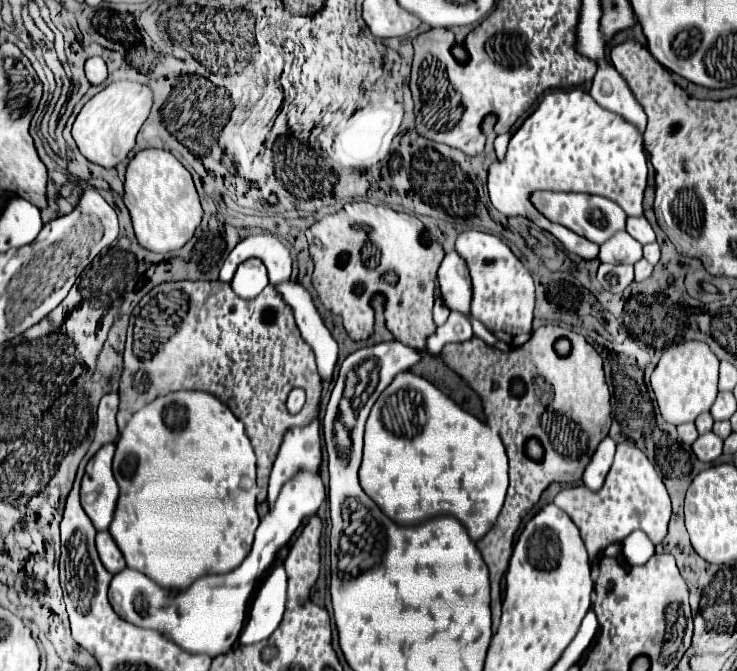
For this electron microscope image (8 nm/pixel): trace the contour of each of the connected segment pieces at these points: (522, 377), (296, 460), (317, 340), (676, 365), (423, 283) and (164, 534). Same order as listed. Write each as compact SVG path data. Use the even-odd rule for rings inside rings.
M542 325L536 329L530 337L528 343L524 343L518 349L512 349L508 353L502 353L494 347L488 347L484 341L478 337L472 337L470 341L464 343L448 343L442 349L442 359L450 369L454 369L460 377L464 377L470 387L480 395L484 403L484 415L486 421L492 429L498 429L500 439L504 441L508 459L510 459L510 487L506 495L506 503L502 507L502 513L492 527L490 533L484 535L482 541L478 541L478 549L490 569L490 583L492 583L492 631L496 631L500 623L500 581L504 577L504 571L508 569L508 559L512 555L512 545L514 545L514 535L520 529L520 521L526 517L526 513L538 503L542 491L550 483L574 483L582 479L582 473L586 465L590 463L598 443L608 435L608 425L610 425L610 391L608 383L604 377L602 369L602 357L598 355L598 361L590 361L590 343L574 331L568 331L560 325ZM566 337L572 343L572 351L566 357L560 357L554 351L554 343ZM528 439L538 439L544 447L544 457L542 461L532 461L524 445Z
M312 423L308 427L292 427L288 433L284 433L284 439L282 439L282 445L280 445L280 451L278 451L278 457L274 461L272 475L270 475L270 487L268 487L270 505L278 497L280 487L286 481L290 481L290 477L294 477L294 473L298 473L302 469L316 473L316 423Z
M288 279L282 285L274 287L284 299L284 303L292 307L302 339L314 351L318 373L322 380L331 381L338 360L338 343L324 325L324 319L320 317L310 291L304 289L296 279Z
M682 341L682 343L670 345L662 353L662 357L650 377L650 383L656 393L660 415L664 417L664 421L668 421L672 425L694 421L700 413L708 412L716 399L718 359L710 351L710 347L702 341Z
M366 201L348 203L338 213L332 213L308 227L306 237L310 257L316 263L312 279L314 289L332 313L342 315L344 329L350 339L362 341L374 333L374 309L370 301L374 295L384 295L386 327L404 345L412 349L426 347L426 339L436 331L432 321L434 283L444 249L438 243L424 243L422 235L424 223L418 217ZM342 253L350 253L350 261L344 267L340 267L338 261ZM356 285L364 287L362 295L354 293Z
M176 391L176 393L168 393L164 397L154 399L152 403L142 407L138 413L134 413L116 443L114 477L120 485L120 499L118 499L118 507L114 513L114 521L110 525L110 535L114 537L116 545L124 553L128 567L142 571L146 577L150 577L154 583L162 585L164 589L182 591L182 589L188 589L198 577L210 575L210 571L212 573L228 573L228 571L236 569L244 561L244 557L250 553L250 547L254 541L254 531L258 527L256 483L254 483L256 481L256 455L252 451L250 439L244 433L244 425L214 395L202 393L202 391Z

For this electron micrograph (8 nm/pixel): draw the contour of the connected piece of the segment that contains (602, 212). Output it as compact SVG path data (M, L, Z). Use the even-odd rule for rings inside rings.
M534 191L530 195L532 205L546 215L550 221L560 223L568 229L572 229L574 233L602 245L604 241L608 241L614 233L622 231L626 227L626 213L622 211L622 207L618 207L614 201L604 199L600 195L580 195L580 193L554 193L554 191Z

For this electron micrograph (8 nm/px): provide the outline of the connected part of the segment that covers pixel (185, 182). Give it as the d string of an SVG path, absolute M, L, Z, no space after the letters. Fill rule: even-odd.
M142 149L126 169L124 203L132 215L138 243L154 253L168 253L184 247L202 221L202 205L192 175L164 149Z

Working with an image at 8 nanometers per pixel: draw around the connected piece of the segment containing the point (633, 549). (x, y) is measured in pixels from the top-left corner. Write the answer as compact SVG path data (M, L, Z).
M641 530L632 532L622 544L624 558L630 566L644 565L654 555L654 543Z

